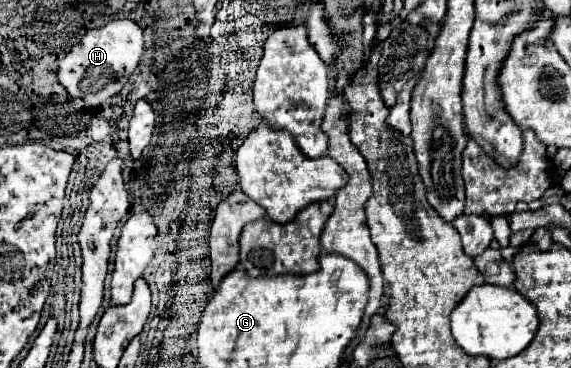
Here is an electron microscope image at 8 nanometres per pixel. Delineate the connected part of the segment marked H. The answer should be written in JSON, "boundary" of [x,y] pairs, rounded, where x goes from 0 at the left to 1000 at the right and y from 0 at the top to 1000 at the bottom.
{"boundary":[[[196,54],[179,76],[154,82],[144,109],[105,163],[102,223],[123,261],[144,266],[154,293],[172,293],[193,261],[203,261],[238,190],[252,141],[249,82],[231,54]]]}

